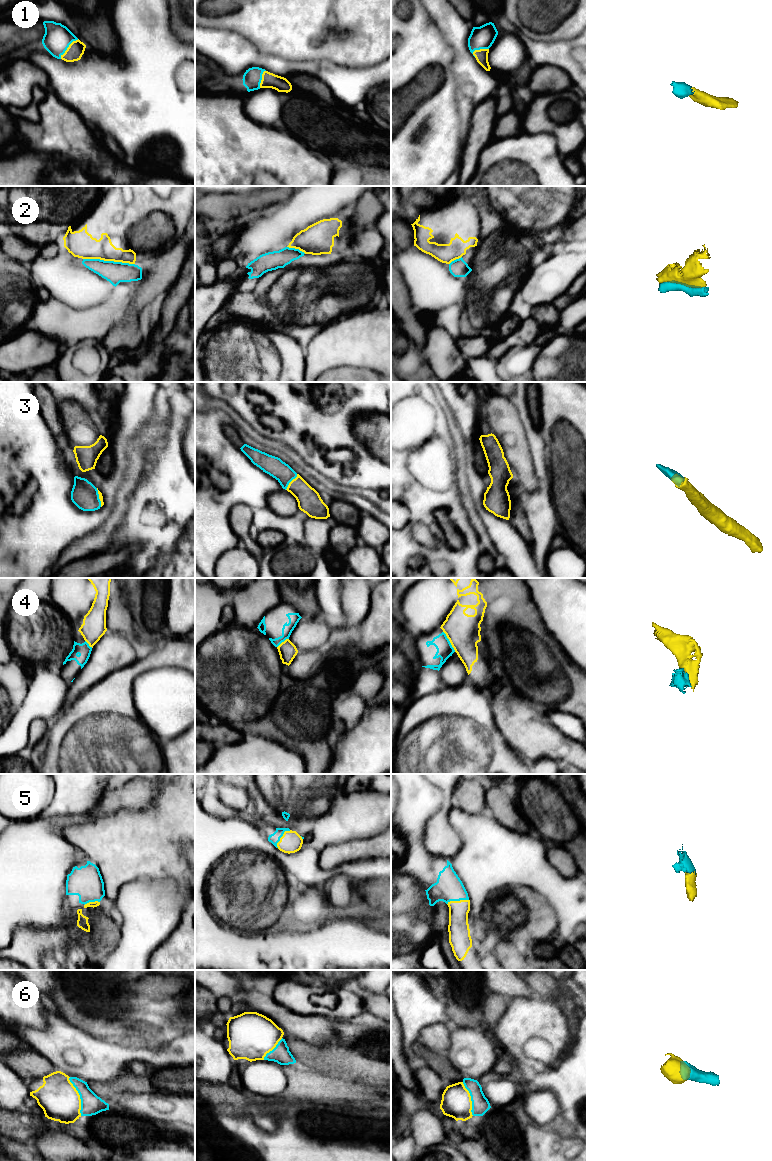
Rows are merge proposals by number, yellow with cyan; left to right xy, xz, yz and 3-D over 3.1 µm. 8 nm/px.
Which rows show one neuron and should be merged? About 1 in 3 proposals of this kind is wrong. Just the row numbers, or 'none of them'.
1, 3, 5, 6

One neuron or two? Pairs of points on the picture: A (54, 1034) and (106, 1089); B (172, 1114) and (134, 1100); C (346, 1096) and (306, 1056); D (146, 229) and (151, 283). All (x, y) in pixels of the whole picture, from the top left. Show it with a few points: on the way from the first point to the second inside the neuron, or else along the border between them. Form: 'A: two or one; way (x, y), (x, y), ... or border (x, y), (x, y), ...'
A: two; border (122, 1074), (111, 1080), (98, 1083)
B: one; way (163, 1107), (143, 1103)
C: two; border (320, 1071), (322, 1073)
D: two; border (164, 249), (153, 256)

